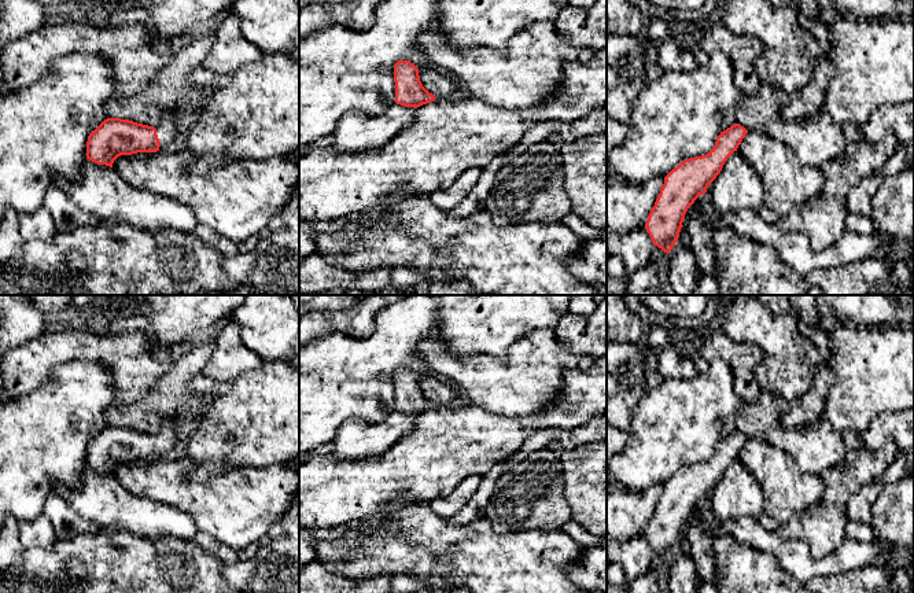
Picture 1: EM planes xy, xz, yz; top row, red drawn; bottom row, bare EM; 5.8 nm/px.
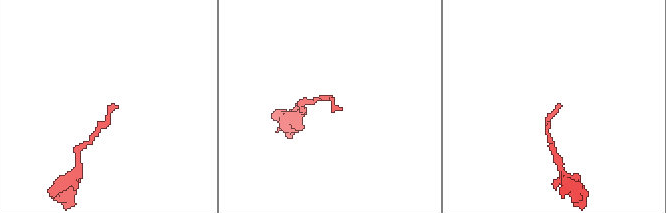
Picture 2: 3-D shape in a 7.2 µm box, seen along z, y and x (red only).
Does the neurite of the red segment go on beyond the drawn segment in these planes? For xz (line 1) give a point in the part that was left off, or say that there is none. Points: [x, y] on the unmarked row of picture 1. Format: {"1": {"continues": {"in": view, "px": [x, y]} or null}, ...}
{"1": {"continues": null}}

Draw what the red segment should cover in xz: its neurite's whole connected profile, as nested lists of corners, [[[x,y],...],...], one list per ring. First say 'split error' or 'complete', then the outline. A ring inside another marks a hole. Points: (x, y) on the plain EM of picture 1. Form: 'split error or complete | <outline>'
complete | [[[398,368],[394,373],[395,410],[405,415],[420,415],[436,405],[421,391],[419,376],[409,368]]]

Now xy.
split error | [[[166,416],[154,434],[107,426],[88,443],[85,463],[97,472],[113,475],[121,463],[165,458],[177,443],[180,421]]]

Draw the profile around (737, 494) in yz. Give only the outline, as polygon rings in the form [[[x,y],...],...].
[[[740,458],[727,465],[708,500],[719,523],[744,516],[759,519],[763,513],[762,487]]]

